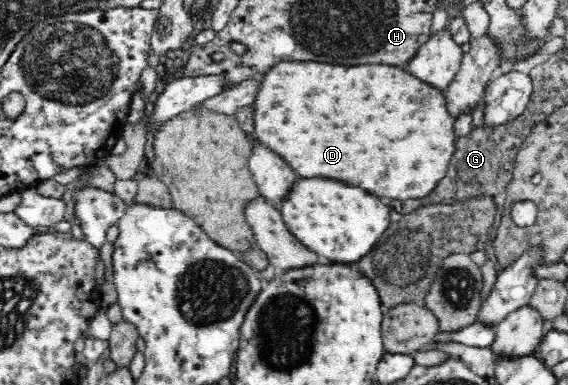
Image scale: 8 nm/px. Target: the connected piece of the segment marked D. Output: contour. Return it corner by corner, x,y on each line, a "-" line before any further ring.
277,62
260,76
262,82
259,82
258,92
254,98
254,134
258,142
268,148
270,152
278,154
288,162
288,166
302,178
332,178
332,180
342,180
348,186
358,186
368,190
370,194
376,196
388,196
390,199
408,200
422,199
437,184
438,181
446,174
449,160
453,153
454,134
452,134
453,118
447,111
444,93
424,86
418,78
412,78
413,74
408,74
402,68
396,66
384,66
384,64
366,64
366,66
328,66
322,62

